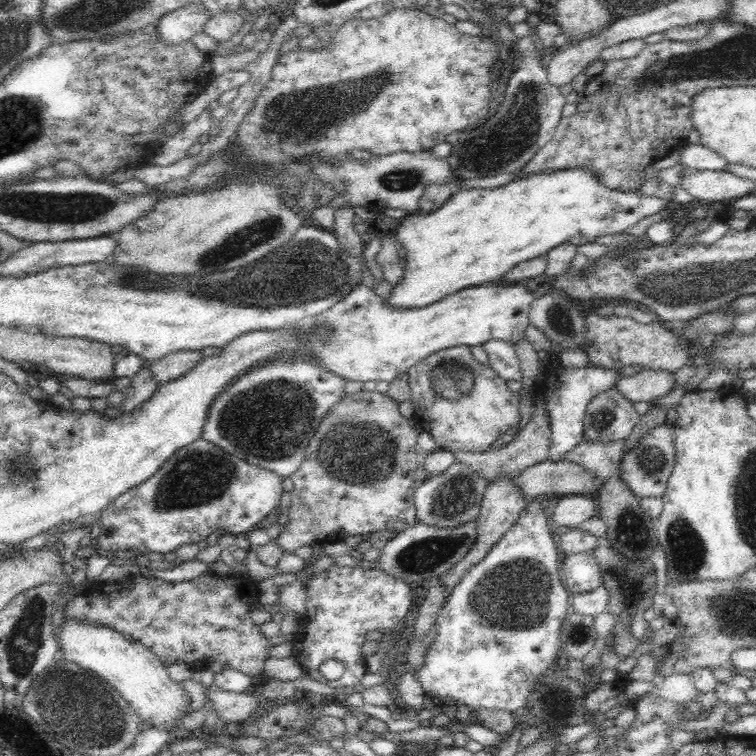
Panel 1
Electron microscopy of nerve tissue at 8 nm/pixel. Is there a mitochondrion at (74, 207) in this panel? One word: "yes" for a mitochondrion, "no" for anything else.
yes

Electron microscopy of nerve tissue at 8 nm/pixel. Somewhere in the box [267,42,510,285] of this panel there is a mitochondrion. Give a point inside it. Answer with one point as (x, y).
(392, 180)

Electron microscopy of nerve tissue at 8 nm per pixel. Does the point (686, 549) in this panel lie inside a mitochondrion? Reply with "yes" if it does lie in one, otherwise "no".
yes

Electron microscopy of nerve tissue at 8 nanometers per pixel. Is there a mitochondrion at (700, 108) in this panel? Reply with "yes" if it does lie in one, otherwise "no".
no

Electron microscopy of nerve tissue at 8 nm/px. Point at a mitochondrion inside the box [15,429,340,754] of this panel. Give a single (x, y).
(89, 718)

